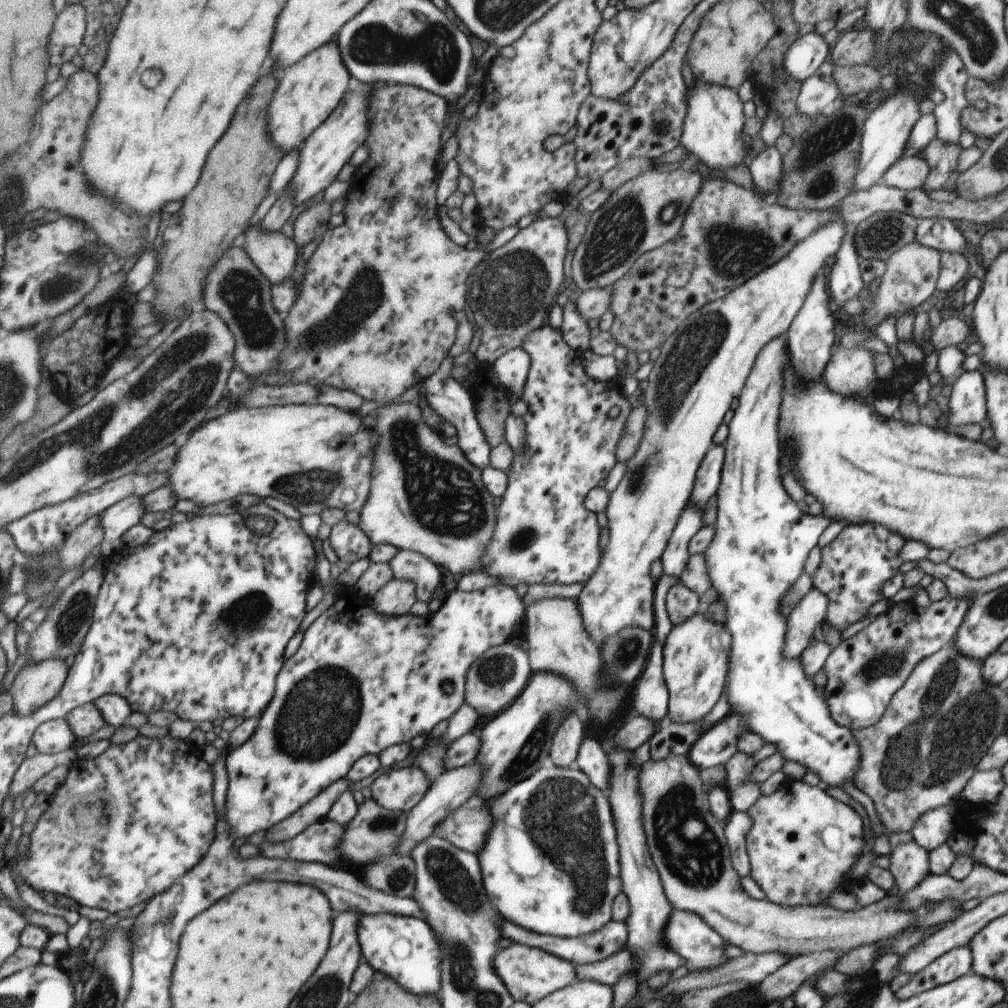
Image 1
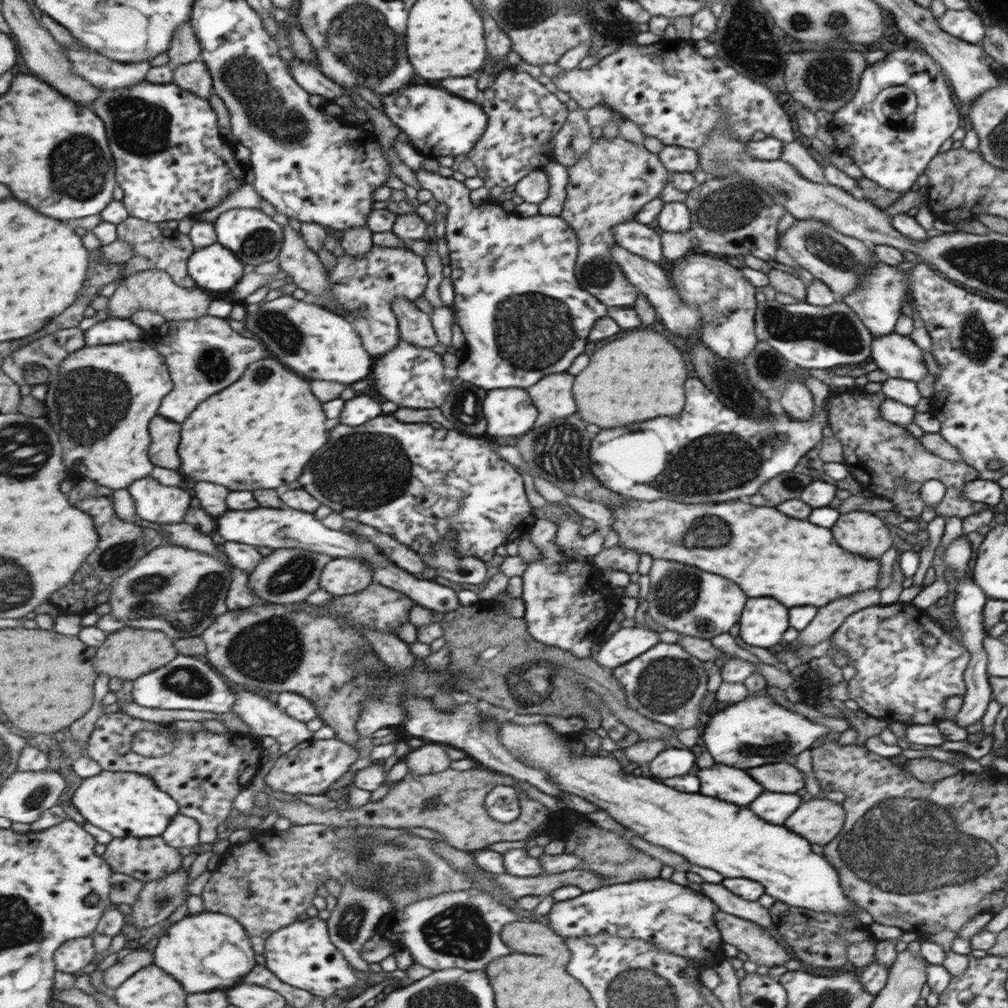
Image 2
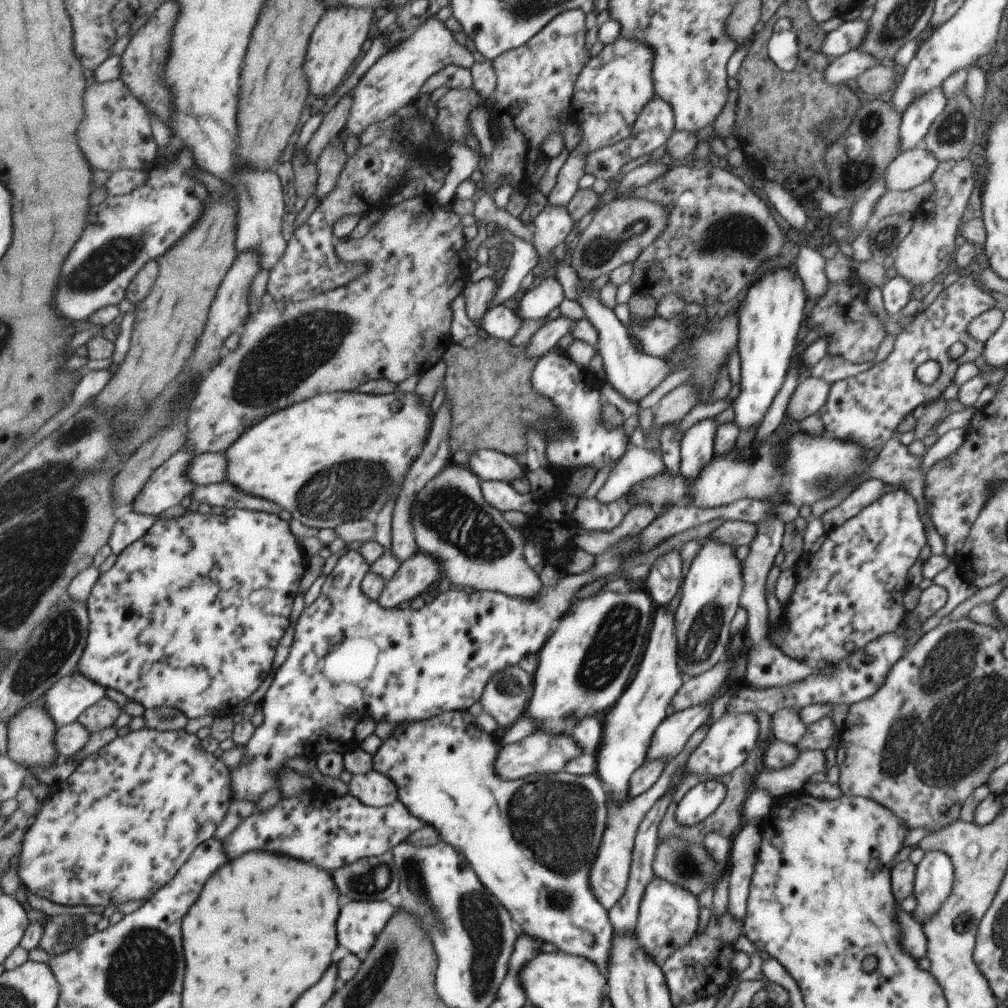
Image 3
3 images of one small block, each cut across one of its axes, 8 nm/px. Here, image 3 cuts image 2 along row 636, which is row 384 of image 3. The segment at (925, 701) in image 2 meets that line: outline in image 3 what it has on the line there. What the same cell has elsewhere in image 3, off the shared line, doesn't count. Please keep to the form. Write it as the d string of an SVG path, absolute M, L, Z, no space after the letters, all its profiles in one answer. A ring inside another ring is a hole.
M962 275L958 281L950 284L948 287L942 289L942 292L908 323L904 330L896 337L894 348L892 352L879 363L874 363L873 366L856 376L848 377L831 384L830 392L824 406L818 411L818 415L822 419L826 430L832 436L840 438L840 440L856 440L860 444L864 444L864 448L881 449L888 440L891 439L896 426L902 422L902 418L906 414L910 414L914 408L928 405L928 402L936 400L942 396L942 392L948 388L948 384L952 382L954 374L960 365L964 363L974 363L978 356L982 356L986 351L986 344L977 341L969 333L971 320L977 316L990 310L996 300L992 298L990 291L982 290L982 286L972 278L972 275ZM954 342L963 342L966 346L966 352L956 360L948 357L948 349ZM927 360L936 360L941 366L940 377L933 386L928 386L920 383L914 375L916 368Z

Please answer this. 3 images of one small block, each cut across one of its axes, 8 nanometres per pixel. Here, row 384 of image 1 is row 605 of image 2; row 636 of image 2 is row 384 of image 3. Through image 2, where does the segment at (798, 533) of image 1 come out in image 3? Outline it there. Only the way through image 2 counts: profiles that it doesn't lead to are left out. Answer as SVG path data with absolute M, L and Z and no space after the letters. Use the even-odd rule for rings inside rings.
M790 267L768 271L763 279L750 287L750 291L740 303L738 312L741 380L739 396L732 404L740 428L748 428L762 422L774 396L782 388L808 308L803 280L799 272Z

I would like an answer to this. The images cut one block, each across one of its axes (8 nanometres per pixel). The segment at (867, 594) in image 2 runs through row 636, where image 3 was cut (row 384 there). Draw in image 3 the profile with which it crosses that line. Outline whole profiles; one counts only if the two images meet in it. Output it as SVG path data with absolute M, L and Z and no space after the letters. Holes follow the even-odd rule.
M809 373L801 375L799 385L788 402L788 416L802 422L804 418L818 414L828 398L830 387L830 383L811 377Z

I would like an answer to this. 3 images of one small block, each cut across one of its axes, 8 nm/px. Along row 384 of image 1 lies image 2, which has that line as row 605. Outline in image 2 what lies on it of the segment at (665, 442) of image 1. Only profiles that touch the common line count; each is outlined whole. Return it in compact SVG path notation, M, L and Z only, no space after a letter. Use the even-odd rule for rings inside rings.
M660 558L653 562L648 576L647 614L668 630L682 635L711 639L728 632L738 622L746 602L746 594L734 582L718 574L708 574L700 567Z

